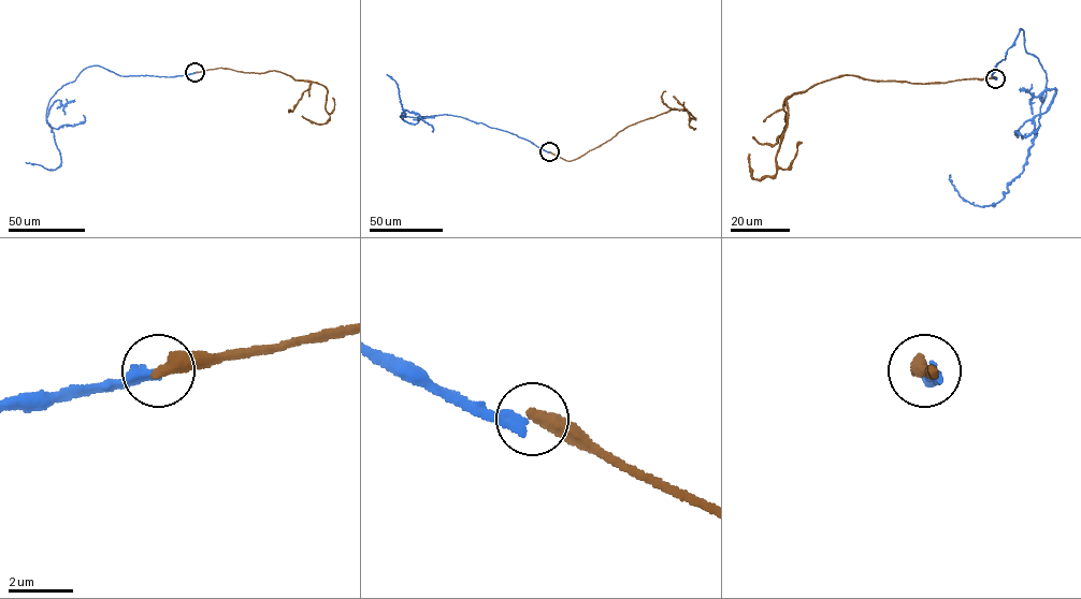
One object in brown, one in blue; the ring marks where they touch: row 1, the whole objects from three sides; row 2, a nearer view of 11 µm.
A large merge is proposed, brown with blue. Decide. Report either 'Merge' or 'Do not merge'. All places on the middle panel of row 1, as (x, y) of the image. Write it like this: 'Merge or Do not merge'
Do not merge

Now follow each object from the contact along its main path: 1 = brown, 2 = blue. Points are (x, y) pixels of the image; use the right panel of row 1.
1: (995, 77), (937, 84), (851, 74), (827, 79), (786, 100), (786, 129), (773, 176), (752, 177), (748, 154)
2: (995, 77), (1021, 28), (1025, 49), (1047, 78), (1023, 172), (1005, 196), (983, 206), (960, 196), (950, 174)

